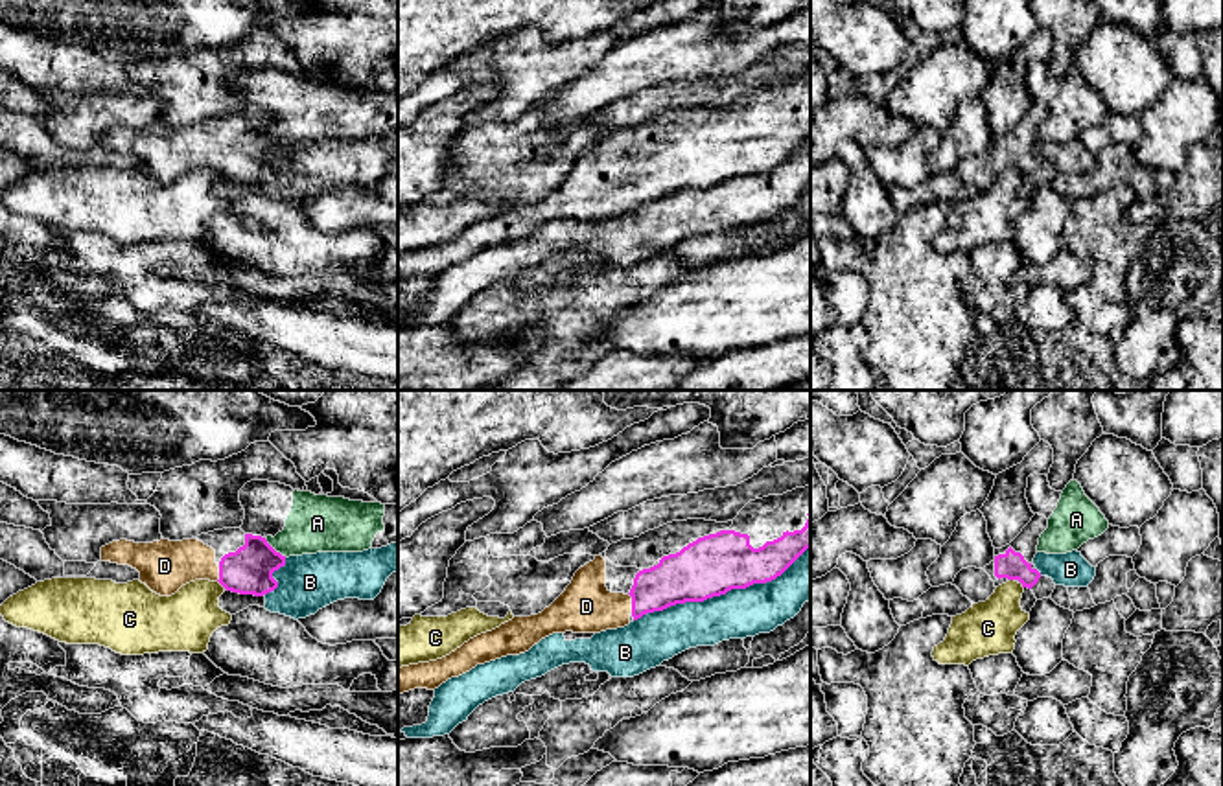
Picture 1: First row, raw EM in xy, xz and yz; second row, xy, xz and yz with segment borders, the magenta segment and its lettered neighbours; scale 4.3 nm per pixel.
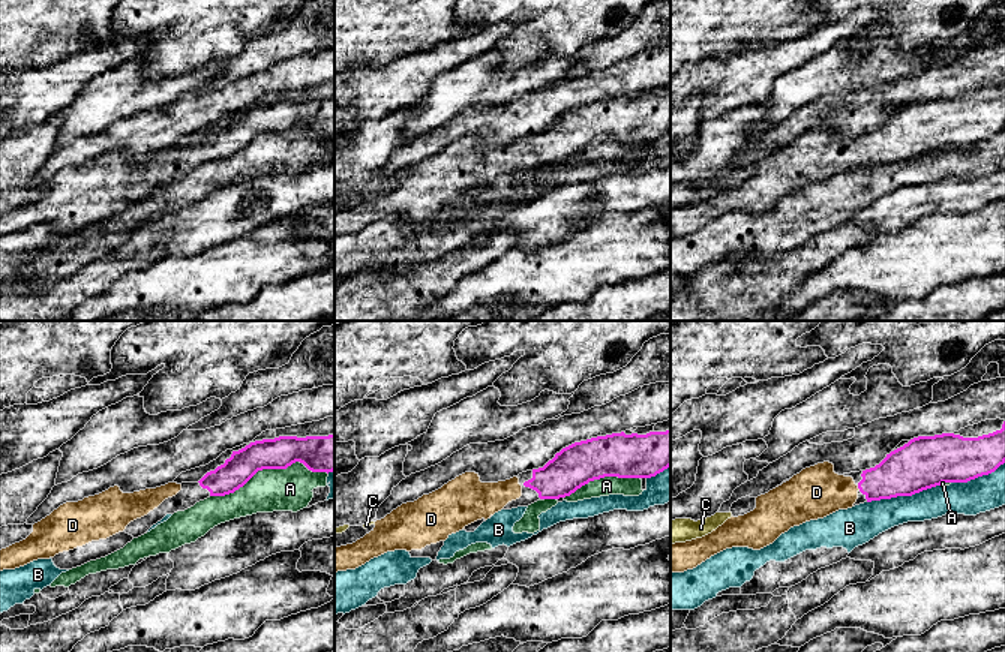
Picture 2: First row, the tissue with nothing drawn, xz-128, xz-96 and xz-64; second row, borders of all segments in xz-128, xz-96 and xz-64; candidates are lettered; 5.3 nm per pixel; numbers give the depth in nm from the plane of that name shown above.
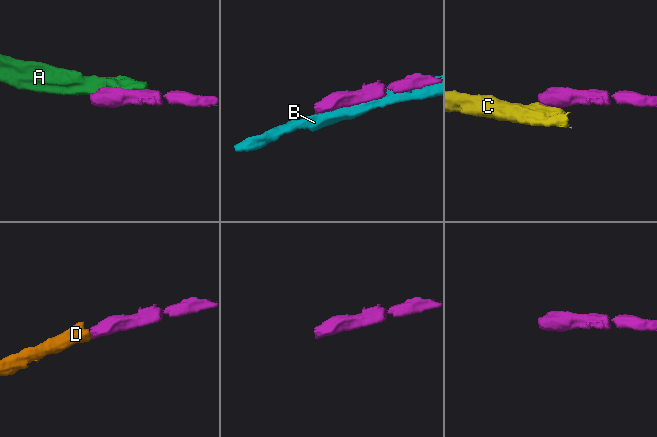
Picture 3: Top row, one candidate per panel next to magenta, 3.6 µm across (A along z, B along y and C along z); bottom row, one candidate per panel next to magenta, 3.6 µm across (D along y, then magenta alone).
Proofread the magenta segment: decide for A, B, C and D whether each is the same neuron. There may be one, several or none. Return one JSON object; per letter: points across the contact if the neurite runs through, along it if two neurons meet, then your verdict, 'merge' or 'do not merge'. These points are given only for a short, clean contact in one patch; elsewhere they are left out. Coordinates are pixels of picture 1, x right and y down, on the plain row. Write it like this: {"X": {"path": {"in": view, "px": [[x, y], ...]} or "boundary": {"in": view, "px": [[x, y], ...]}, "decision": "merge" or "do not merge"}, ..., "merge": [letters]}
{"A": {"decision": "do not merge"}, "B": {"decision": "do not merge"}, "C": {"boundary": {"in": "xy", "px": [[218, 168], [225, 175]]}, "decision": "do not merge"}, "D": {"path": {"in": "xz", "px": [[682, 164], [632, 190], [586, 194]]}, "decision": "merge"}, "merge": ["D"]}

